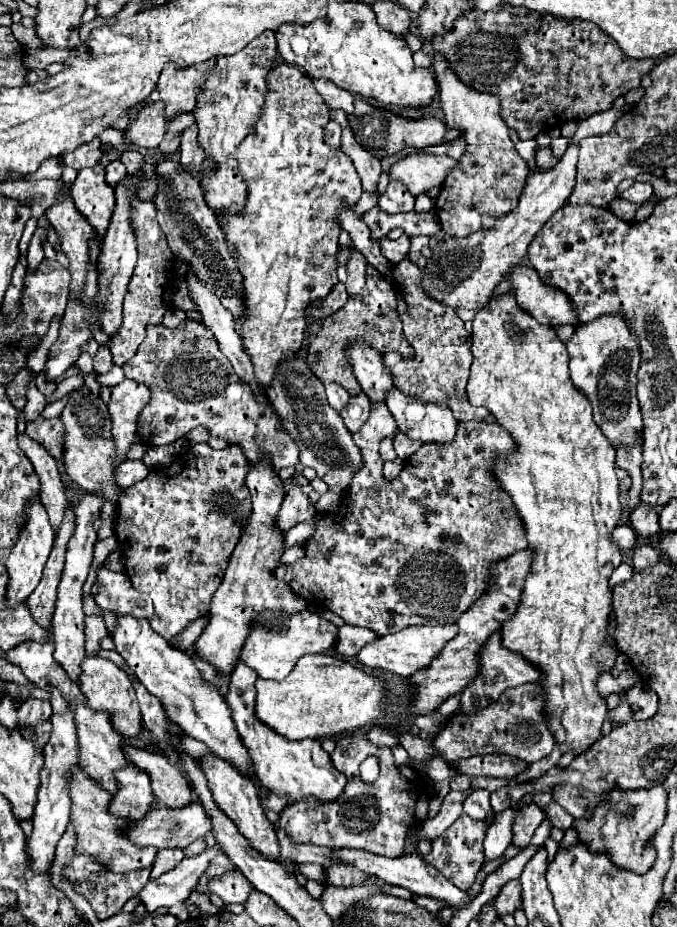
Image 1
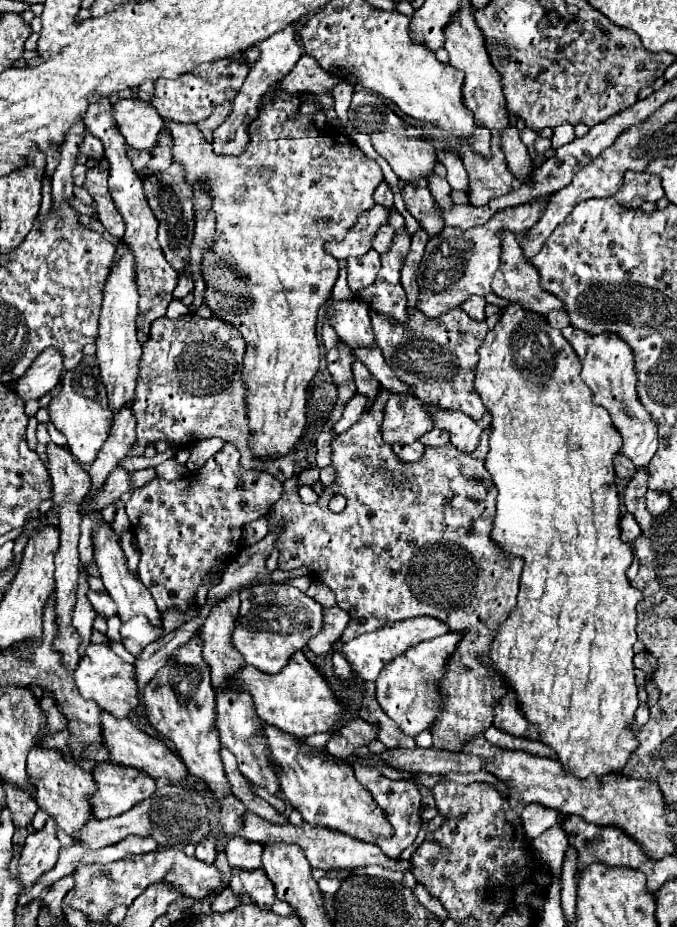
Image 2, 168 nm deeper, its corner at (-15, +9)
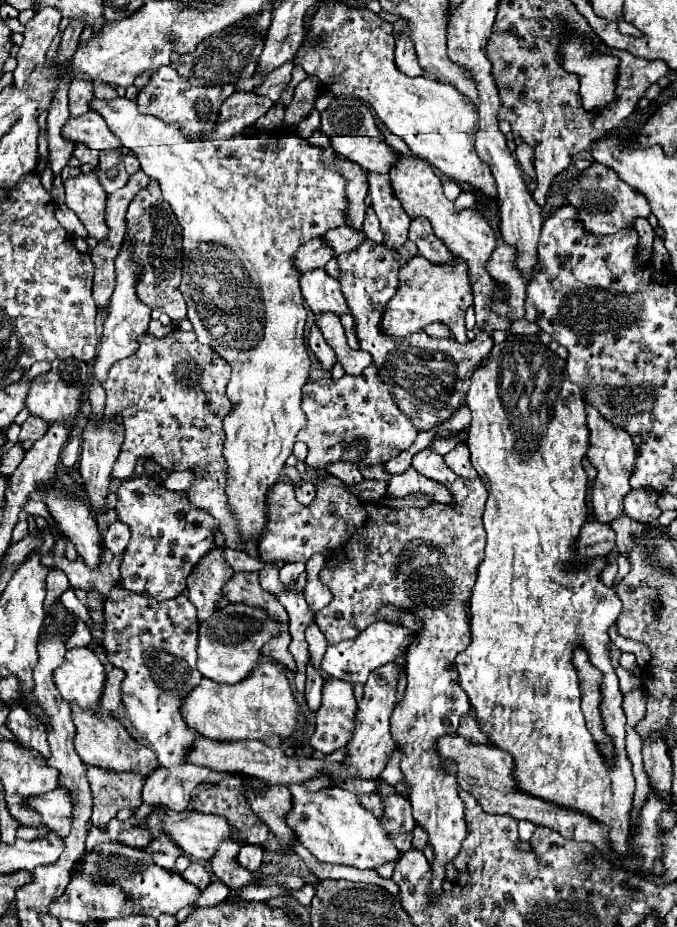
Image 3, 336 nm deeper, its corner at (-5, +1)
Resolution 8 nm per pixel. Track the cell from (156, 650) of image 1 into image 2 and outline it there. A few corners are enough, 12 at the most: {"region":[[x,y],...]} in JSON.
{"region":[[108,522],[92,530],[94,562],[120,620],[160,624],[152,594],[126,566]]}

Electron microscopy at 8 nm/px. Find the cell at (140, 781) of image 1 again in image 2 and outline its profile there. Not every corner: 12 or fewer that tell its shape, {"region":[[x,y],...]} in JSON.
{"region":[[102,762],[88,802],[96,820],[120,816],[150,798],[144,772]]}

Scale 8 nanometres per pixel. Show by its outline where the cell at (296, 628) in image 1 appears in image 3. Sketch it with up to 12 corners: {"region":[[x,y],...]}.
{"region":[[228,604],[200,624],[198,670],[250,676],[282,632],[264,608]]}

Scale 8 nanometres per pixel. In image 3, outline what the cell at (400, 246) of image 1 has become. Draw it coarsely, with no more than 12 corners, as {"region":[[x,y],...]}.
{"region":[[342,226],[326,232],[324,240],[334,254],[352,252],[366,234]]}

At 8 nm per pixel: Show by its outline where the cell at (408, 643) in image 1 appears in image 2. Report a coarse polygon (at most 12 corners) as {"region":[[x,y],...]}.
{"region":[[436,618],[386,624],[342,646],[360,680],[422,640],[448,632]]}

